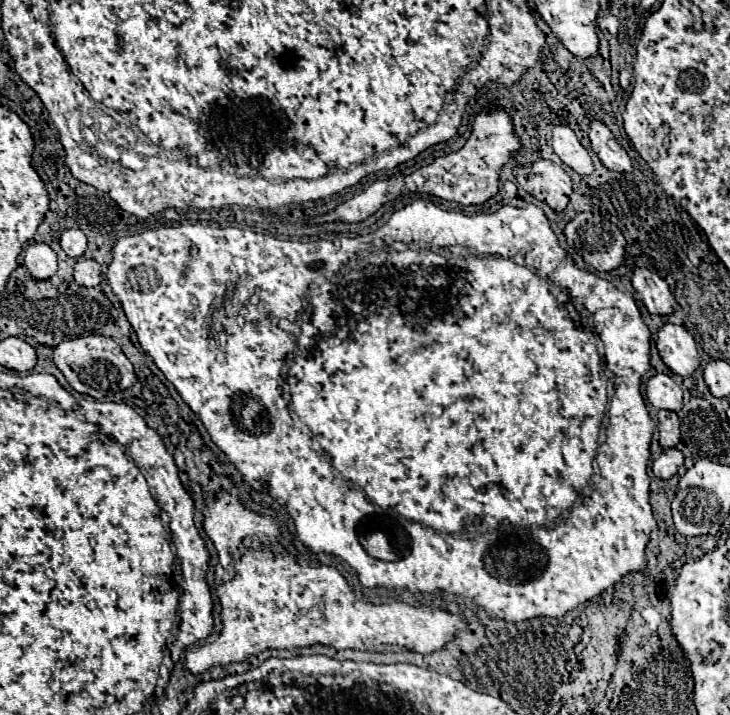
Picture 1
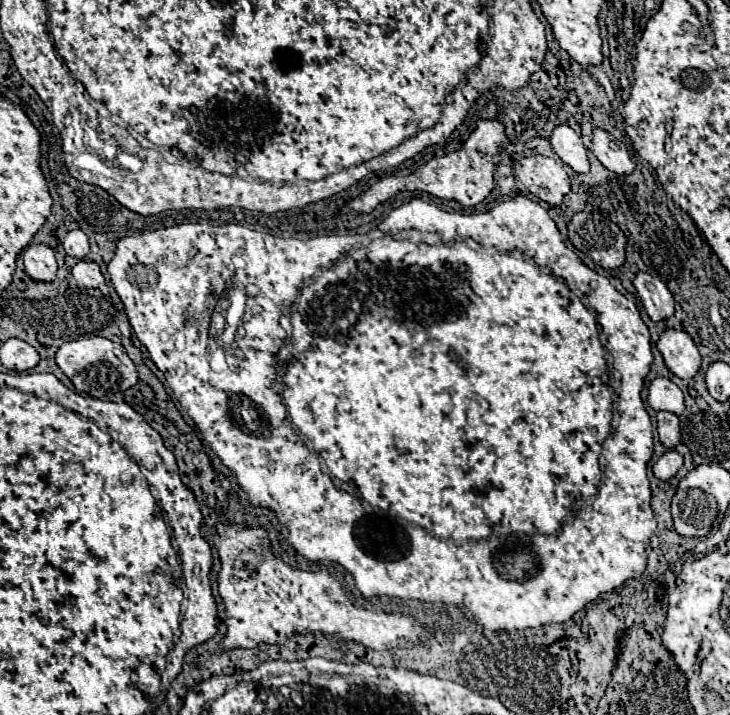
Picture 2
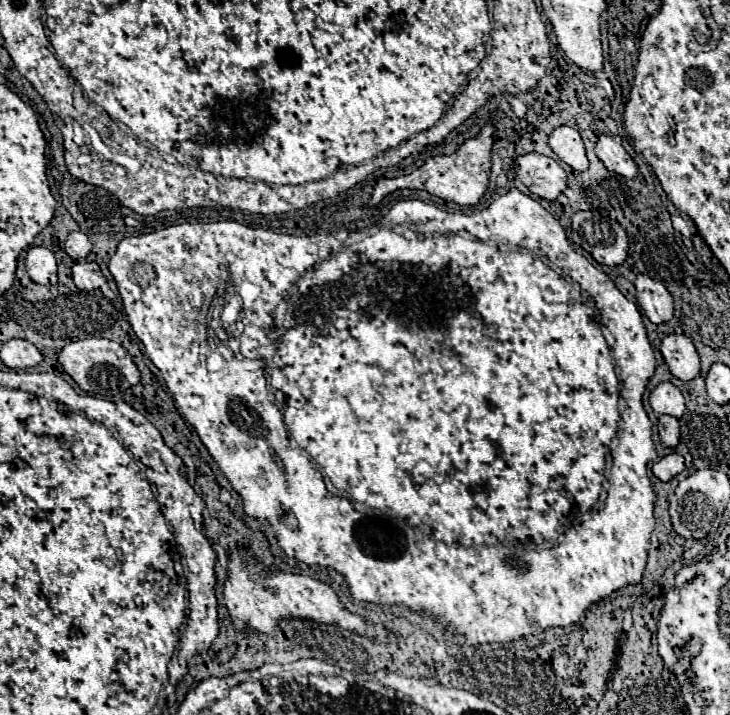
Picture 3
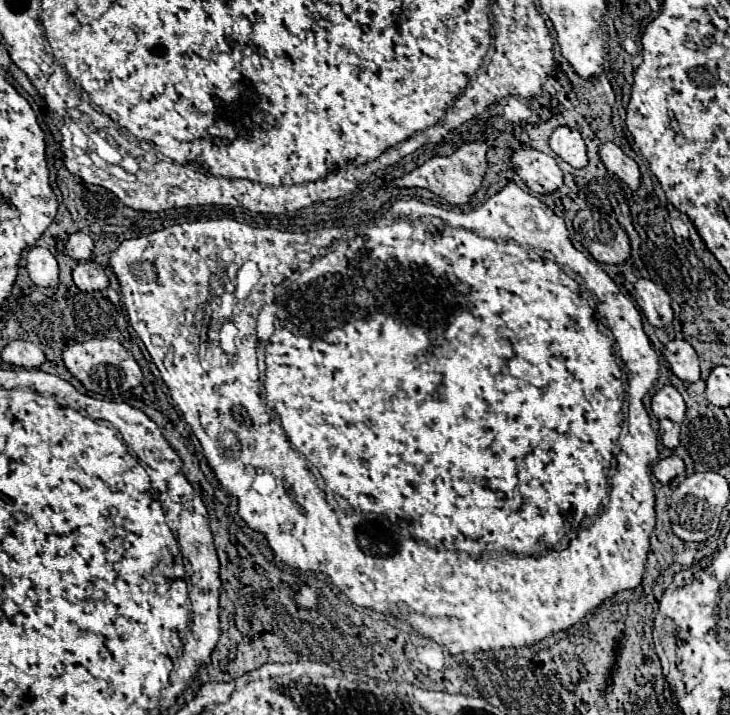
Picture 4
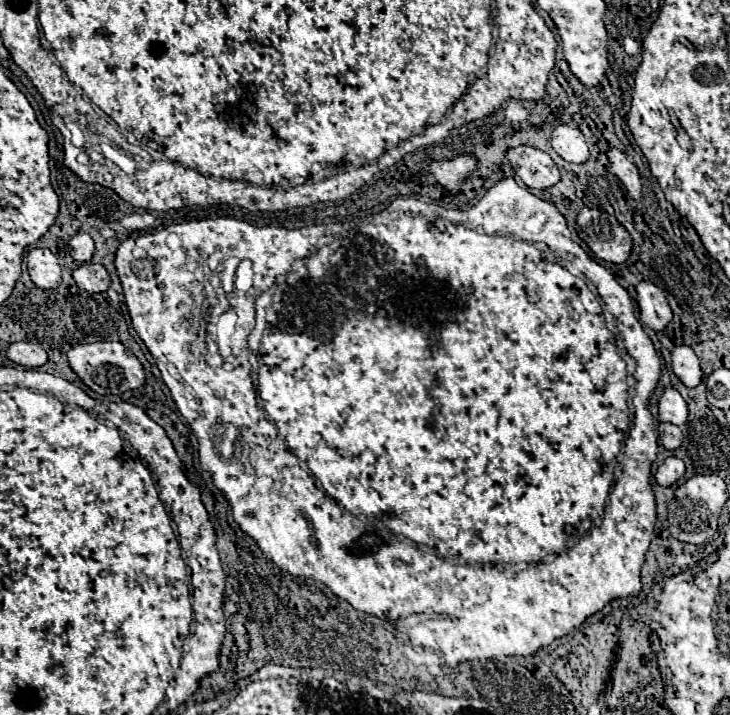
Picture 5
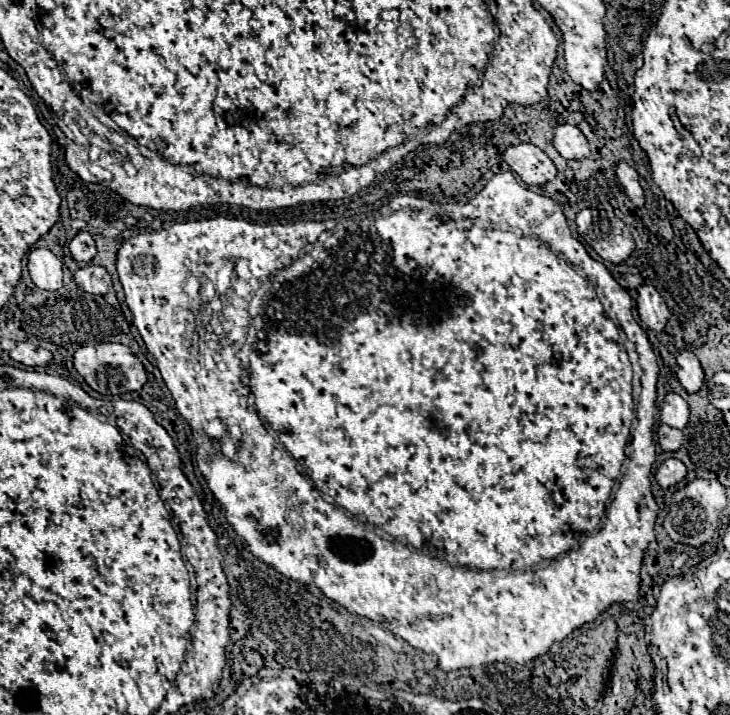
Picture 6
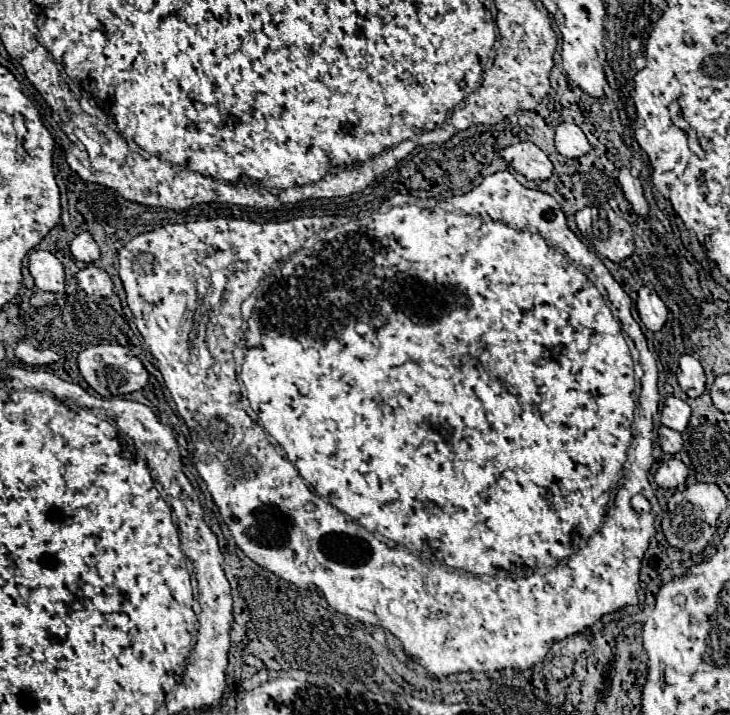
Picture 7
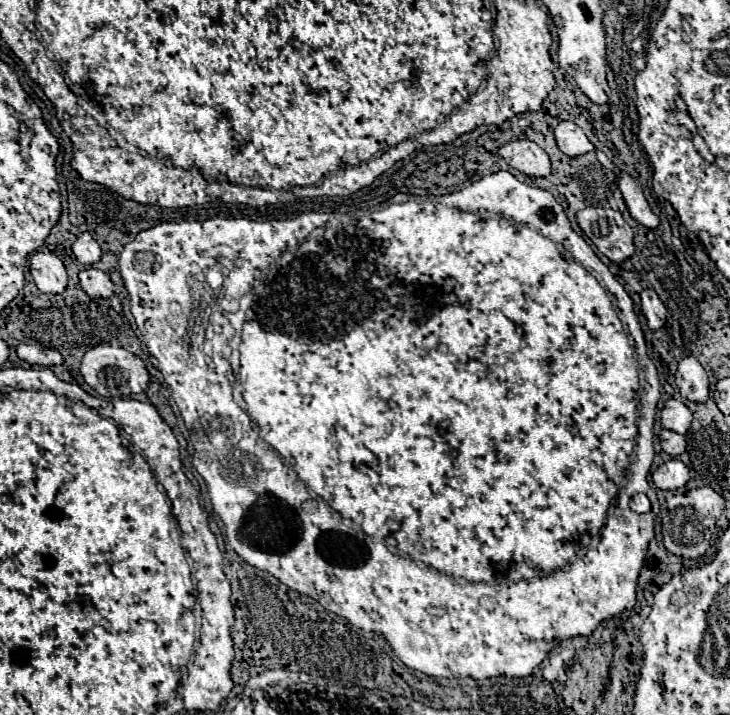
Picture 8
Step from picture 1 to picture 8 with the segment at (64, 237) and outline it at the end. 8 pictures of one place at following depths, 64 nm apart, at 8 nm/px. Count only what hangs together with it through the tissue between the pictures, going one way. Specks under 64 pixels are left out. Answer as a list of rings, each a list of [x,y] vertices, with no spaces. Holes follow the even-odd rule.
[[[84,232],[84,234],[80,234],[76,238],[76,242],[72,244],[72,252],[74,252],[76,260],[82,262],[82,264],[86,264],[86,266],[90,266],[90,264],[94,264],[94,262],[100,260],[100,246],[92,238],[90,232]]]

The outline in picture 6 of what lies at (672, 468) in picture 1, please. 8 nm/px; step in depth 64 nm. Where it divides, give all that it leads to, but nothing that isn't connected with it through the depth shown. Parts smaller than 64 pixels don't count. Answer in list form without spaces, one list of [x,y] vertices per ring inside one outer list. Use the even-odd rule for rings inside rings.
[[[668,458],[668,460],[662,462],[660,468],[656,470],[656,482],[658,482],[662,488],[676,486],[684,476],[686,476],[686,466],[684,466],[680,460],[676,460],[676,458]]]

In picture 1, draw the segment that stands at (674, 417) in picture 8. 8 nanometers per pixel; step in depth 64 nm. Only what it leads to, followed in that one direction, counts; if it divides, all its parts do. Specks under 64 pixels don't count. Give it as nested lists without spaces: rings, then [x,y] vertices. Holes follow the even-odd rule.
[[[654,374],[646,382],[646,396],[654,408],[674,412],[682,408],[682,390],[668,374]]]

